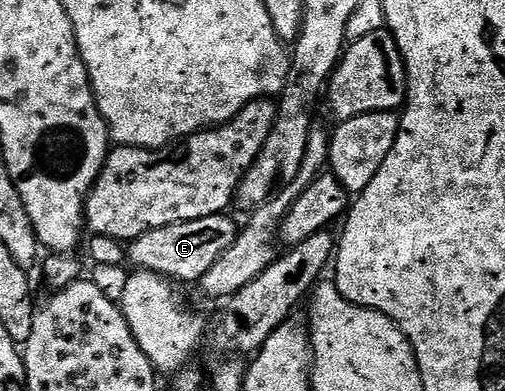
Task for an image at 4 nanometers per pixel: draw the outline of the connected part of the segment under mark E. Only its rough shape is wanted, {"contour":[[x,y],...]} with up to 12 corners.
{"contour":[[227,213],[146,232],[127,261],[199,283],[234,244]]}

